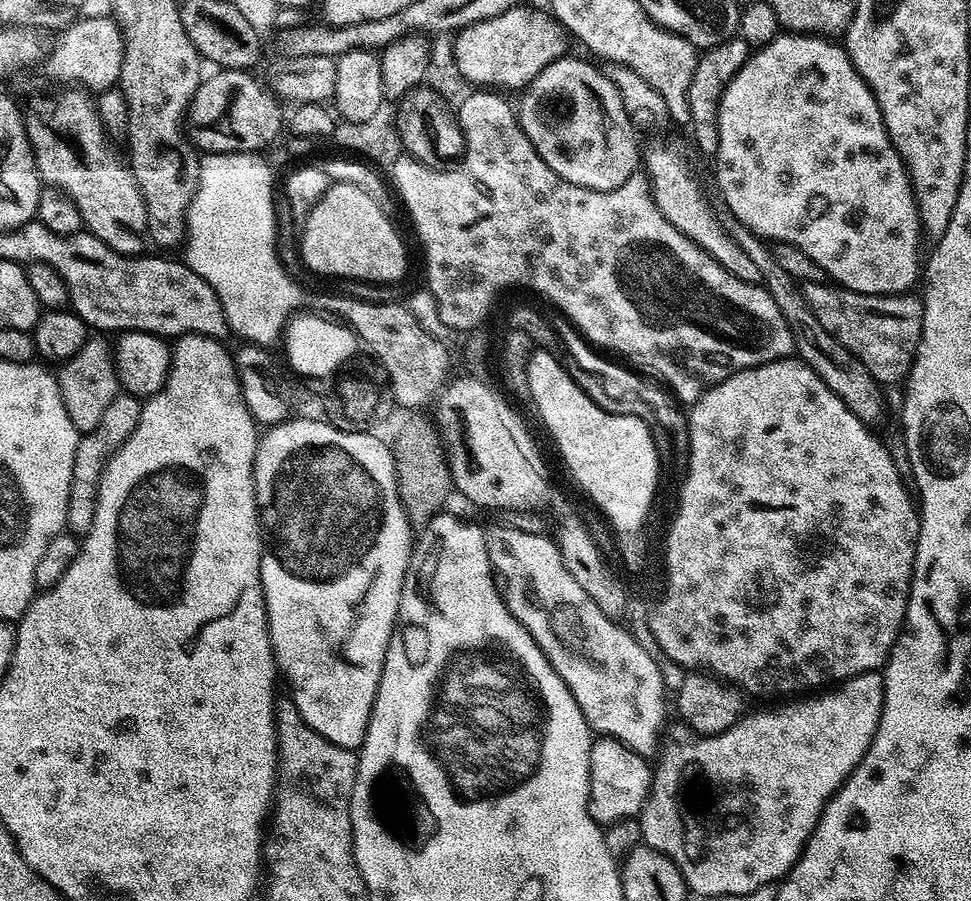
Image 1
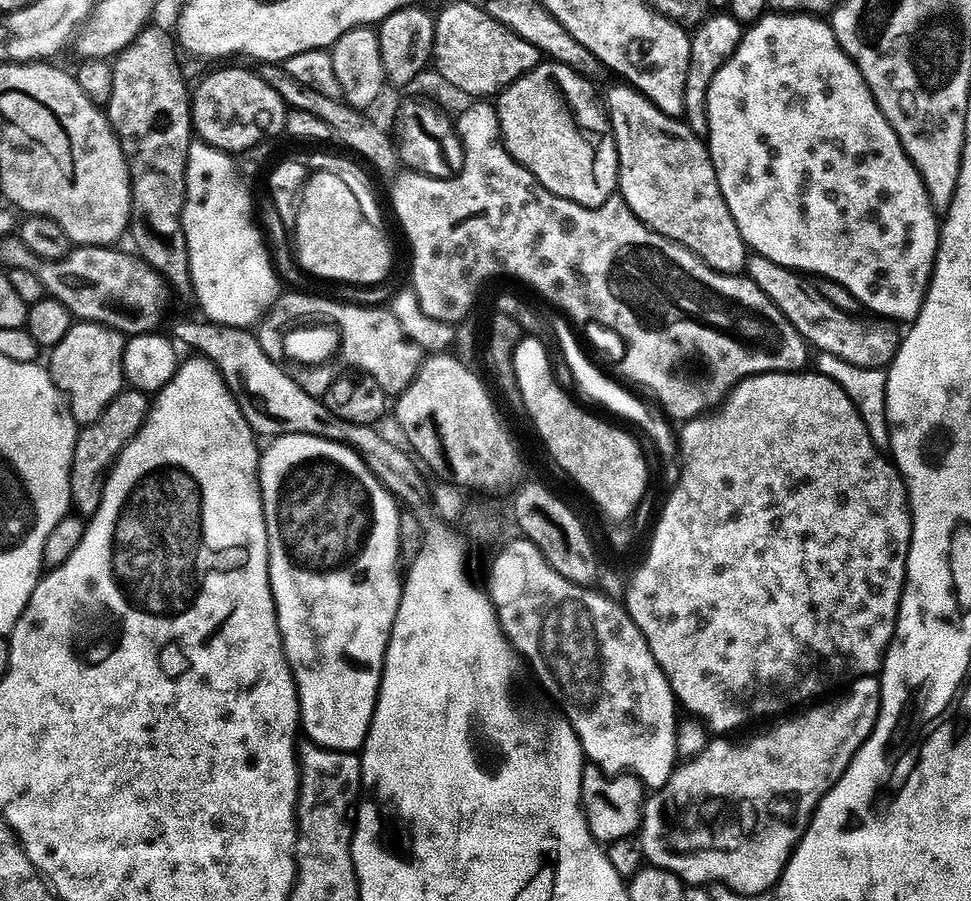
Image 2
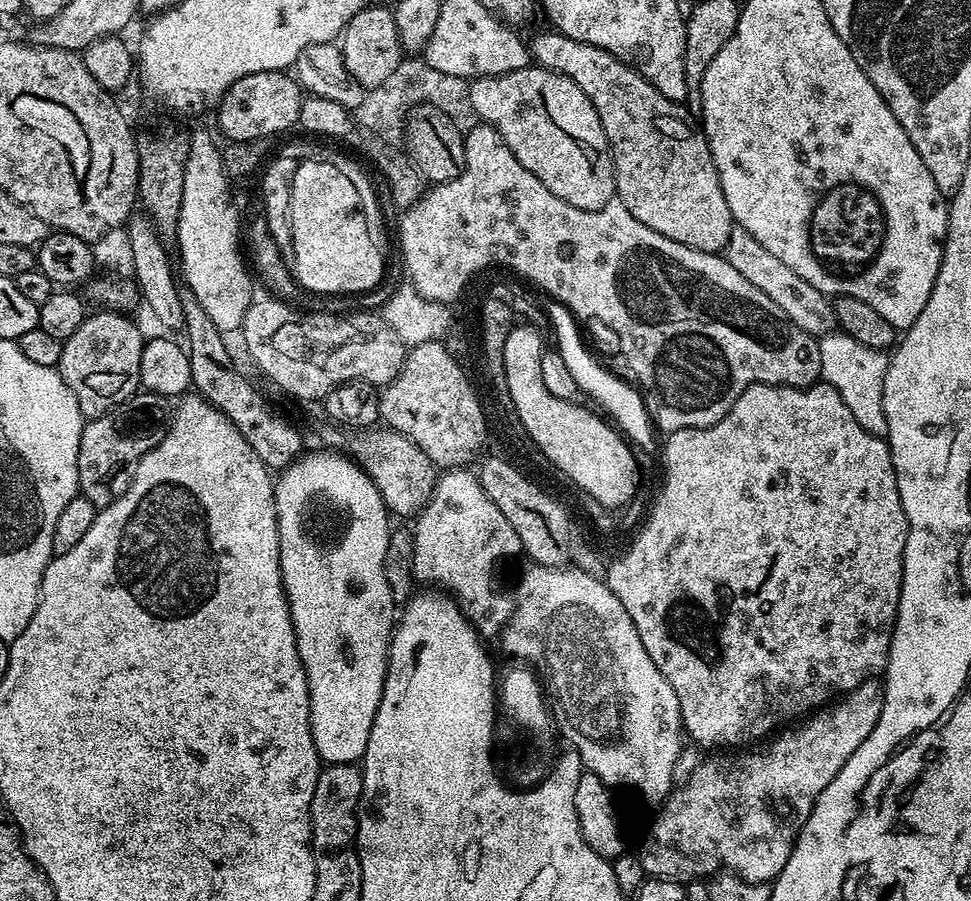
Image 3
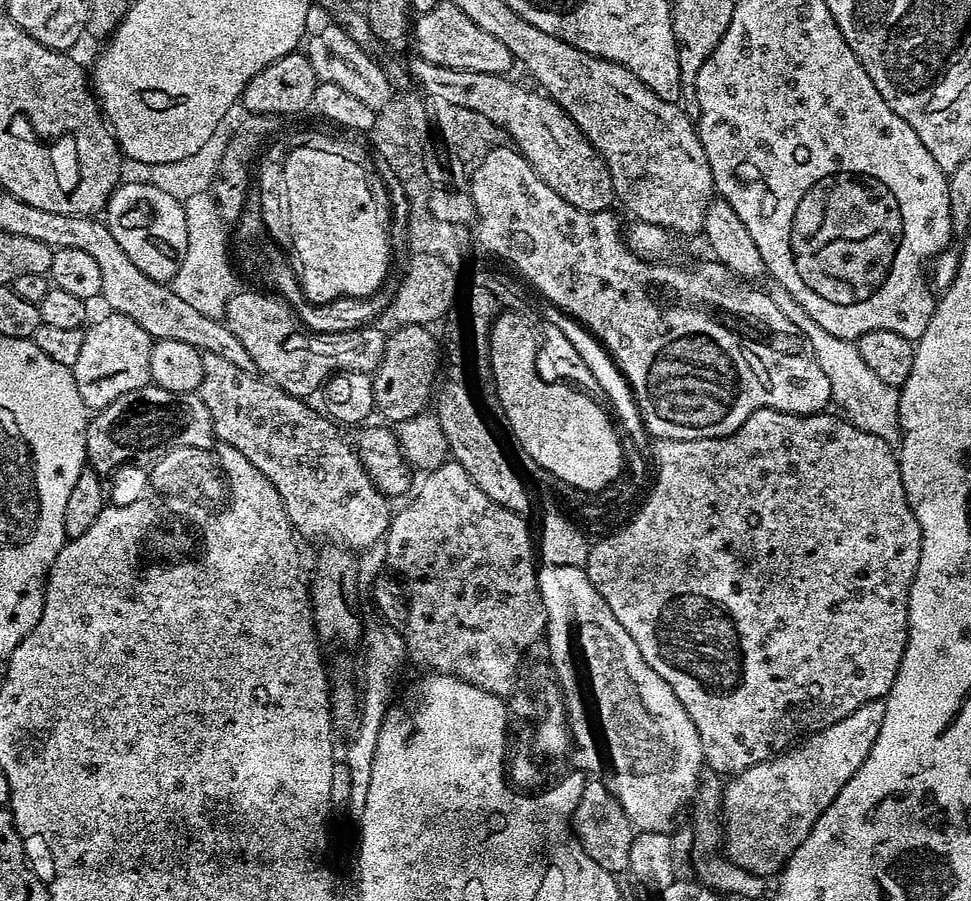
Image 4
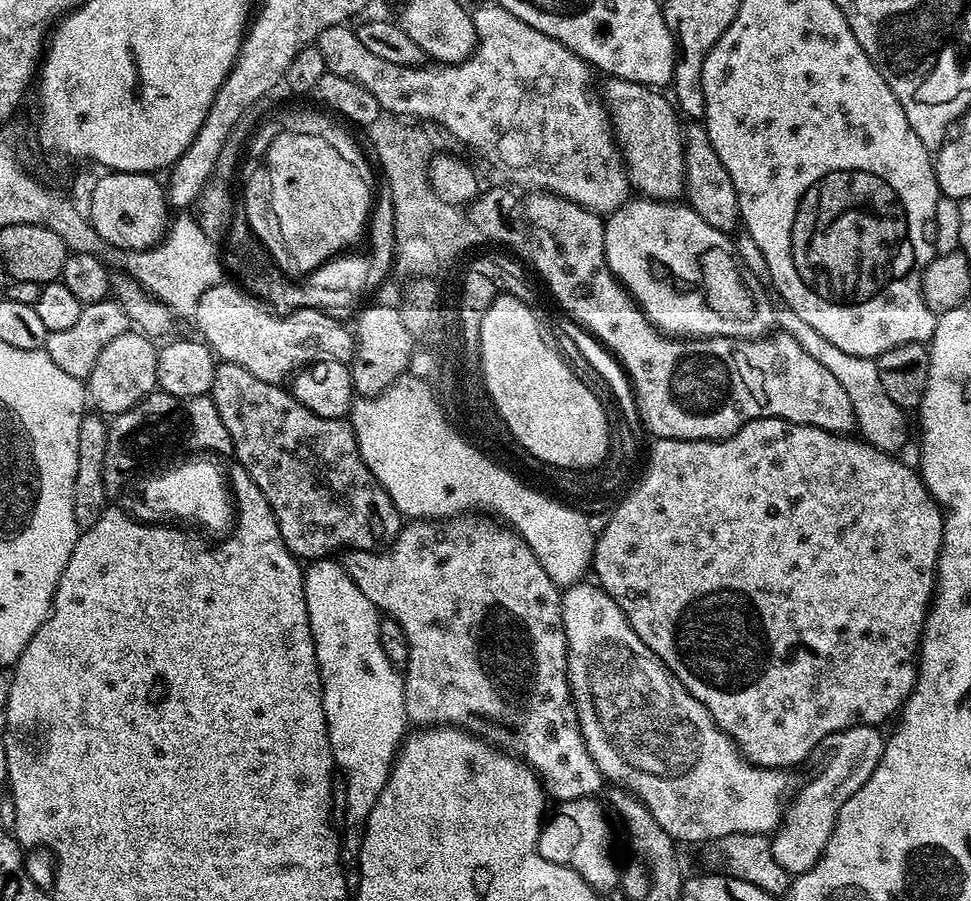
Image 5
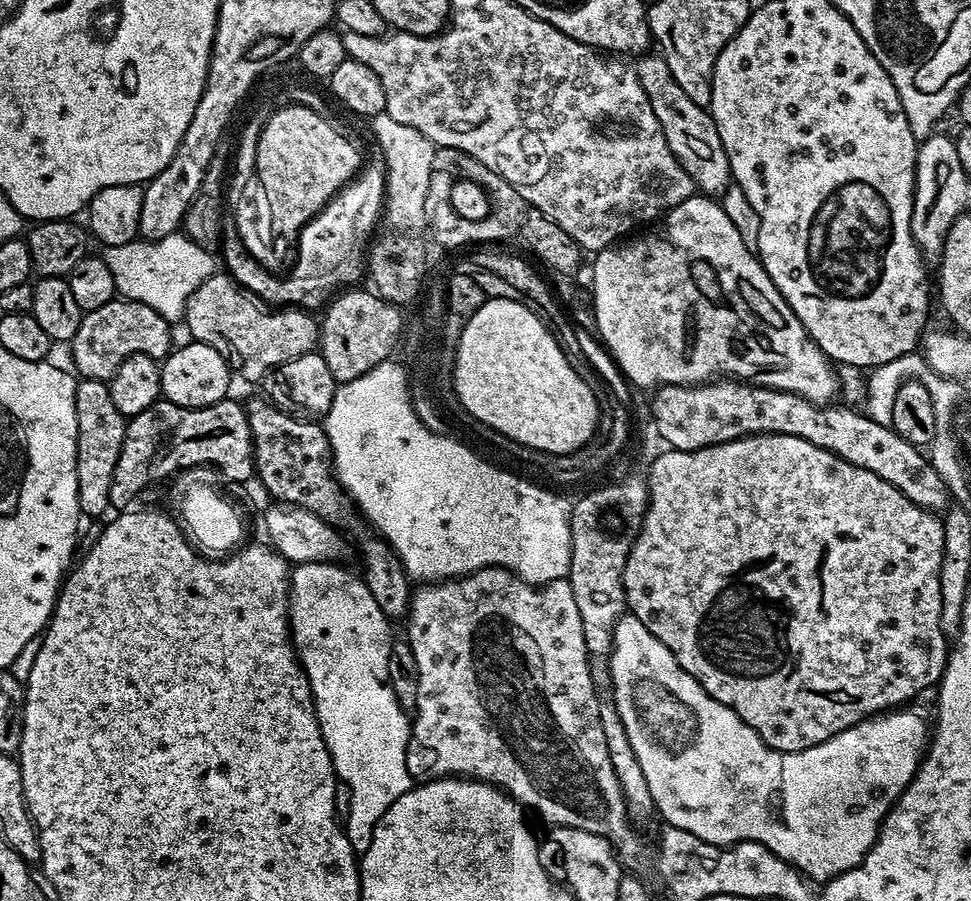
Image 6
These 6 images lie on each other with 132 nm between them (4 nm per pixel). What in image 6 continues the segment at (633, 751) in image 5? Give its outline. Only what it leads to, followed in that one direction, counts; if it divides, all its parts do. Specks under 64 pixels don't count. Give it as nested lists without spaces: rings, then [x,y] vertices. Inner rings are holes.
[[[631,614],[620,617],[612,635],[612,655],[608,657],[608,678],[612,705],[616,707],[618,718],[622,720],[622,726],[626,730],[626,738],[630,740],[630,747],[638,757],[638,766],[642,766],[642,774],[646,774],[646,783],[650,786],[650,798],[654,798],[659,819],[664,819],[663,823],[667,827],[686,830],[706,842],[721,846],[740,844],[744,840],[761,844],[787,864],[799,868],[813,882],[830,881],[835,876],[841,876],[846,870],[857,868],[863,862],[864,855],[874,846],[880,825],[888,817],[888,811],[892,809],[896,799],[904,793],[904,787],[912,781],[914,774],[919,770],[920,761],[924,759],[930,739],[929,721],[927,724],[918,713],[904,712],[908,710],[889,710],[878,716],[869,716],[861,724],[842,730],[834,738],[813,748],[797,752],[774,750],[766,746],[766,742],[762,742],[759,734],[750,726],[746,726],[746,722],[742,722],[742,718],[738,718],[738,714],[730,710],[730,706],[722,706],[722,702],[706,694],[700,683],[690,674],[686,674],[682,666],[678,666],[674,654],[670,654],[670,650],[666,650],[666,646],[662,646],[662,642],[658,642],[658,638],[654,638],[654,634],[650,634],[650,630],[646,630],[646,626],[642,626],[642,622],[638,622],[638,618]]]

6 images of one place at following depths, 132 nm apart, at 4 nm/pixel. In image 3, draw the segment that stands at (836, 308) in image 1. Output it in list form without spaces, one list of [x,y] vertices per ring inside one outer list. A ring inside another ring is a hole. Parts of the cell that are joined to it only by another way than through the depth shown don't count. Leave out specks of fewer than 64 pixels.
[[[739,226],[733,227],[722,255],[730,262],[730,266],[734,266],[734,270],[738,270],[738,274],[742,274],[742,278],[746,278],[746,282],[758,286],[758,290],[762,290],[762,294],[766,294],[766,298],[770,298],[770,302],[774,302],[774,306],[778,306],[778,310],[782,310],[782,314],[786,314],[786,318],[790,318],[790,322],[794,322],[794,326],[803,332],[819,338],[837,327],[833,301],[810,286],[806,278],[798,278],[798,274],[794,274],[786,262],[774,258],[774,254],[770,254],[770,250],[766,250],[766,246],[754,238],[754,234]]]

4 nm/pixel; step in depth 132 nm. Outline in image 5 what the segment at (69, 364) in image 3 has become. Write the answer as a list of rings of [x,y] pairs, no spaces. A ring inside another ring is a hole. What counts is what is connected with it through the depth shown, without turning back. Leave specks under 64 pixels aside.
[[[139,330],[118,334],[98,358],[94,370],[86,381],[86,396],[97,413],[111,418],[120,412],[130,410],[142,398],[157,391],[156,353],[157,345]]]

